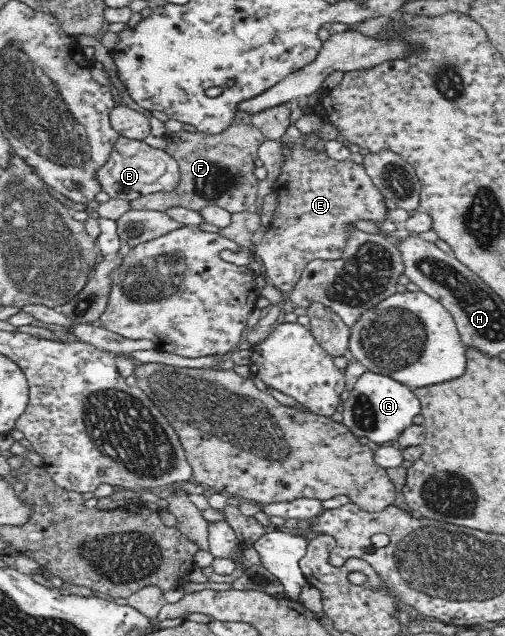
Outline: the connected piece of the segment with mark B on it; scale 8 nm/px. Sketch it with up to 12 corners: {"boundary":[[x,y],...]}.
{"boundary":[[121,136],[97,178],[112,199],[170,192],[166,150]]}

